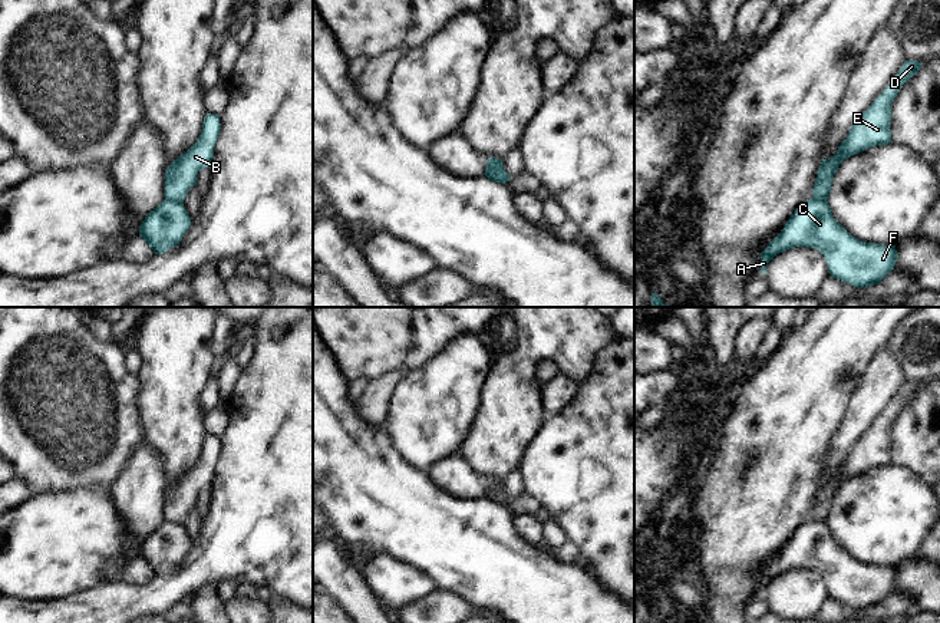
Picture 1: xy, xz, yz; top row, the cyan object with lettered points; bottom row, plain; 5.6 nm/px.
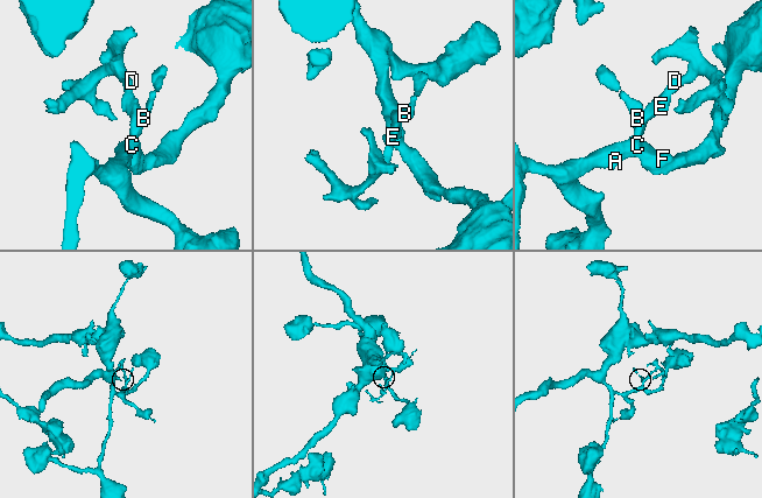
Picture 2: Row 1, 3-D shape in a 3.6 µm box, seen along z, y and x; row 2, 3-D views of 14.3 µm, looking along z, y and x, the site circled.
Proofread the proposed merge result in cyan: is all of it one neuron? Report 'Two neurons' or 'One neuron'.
Two neurons

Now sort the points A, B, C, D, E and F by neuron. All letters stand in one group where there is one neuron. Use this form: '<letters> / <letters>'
A C F / B D E

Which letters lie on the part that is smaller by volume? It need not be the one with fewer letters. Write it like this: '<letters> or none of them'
B, D, E

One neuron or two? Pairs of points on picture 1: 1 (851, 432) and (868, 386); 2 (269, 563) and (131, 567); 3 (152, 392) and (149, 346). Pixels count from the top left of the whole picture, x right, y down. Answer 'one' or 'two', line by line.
1: one
2: two
3: one

